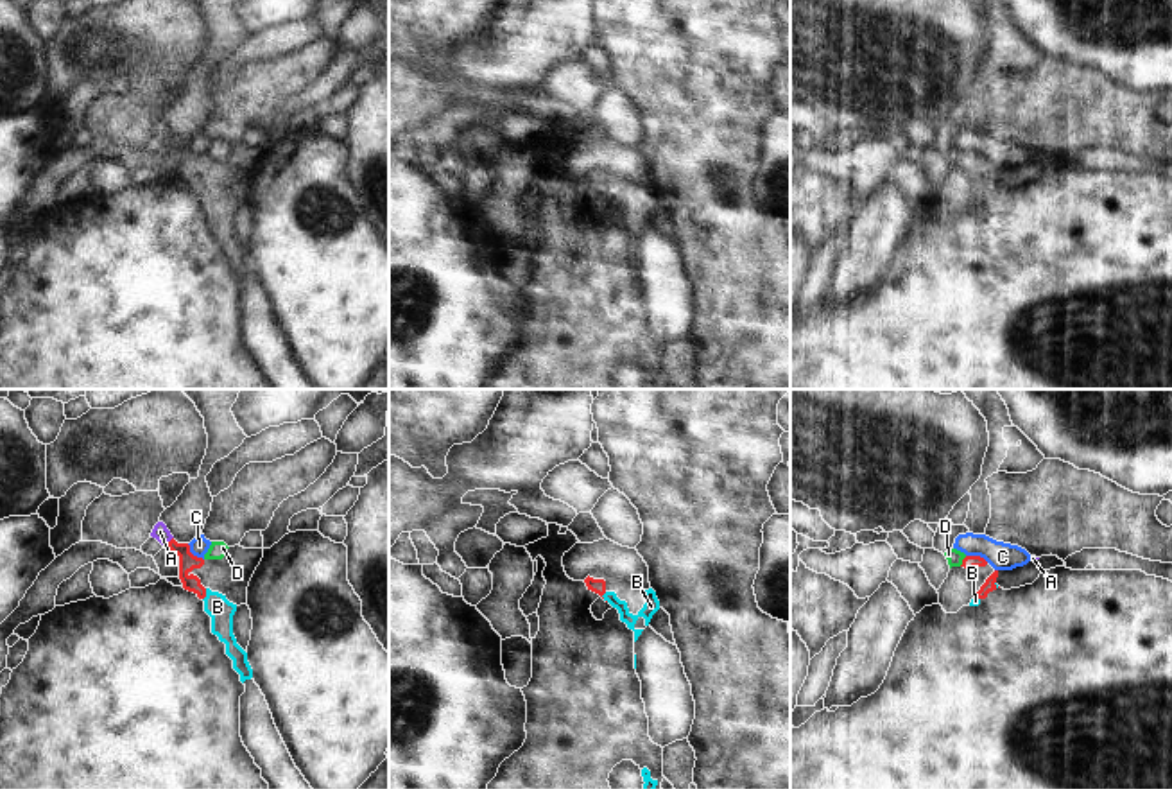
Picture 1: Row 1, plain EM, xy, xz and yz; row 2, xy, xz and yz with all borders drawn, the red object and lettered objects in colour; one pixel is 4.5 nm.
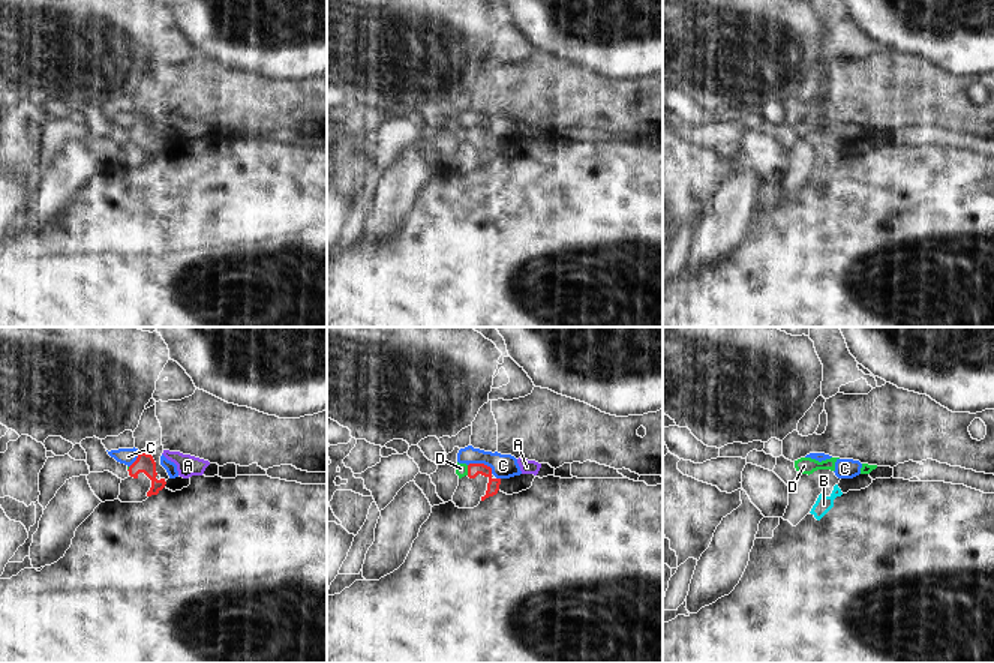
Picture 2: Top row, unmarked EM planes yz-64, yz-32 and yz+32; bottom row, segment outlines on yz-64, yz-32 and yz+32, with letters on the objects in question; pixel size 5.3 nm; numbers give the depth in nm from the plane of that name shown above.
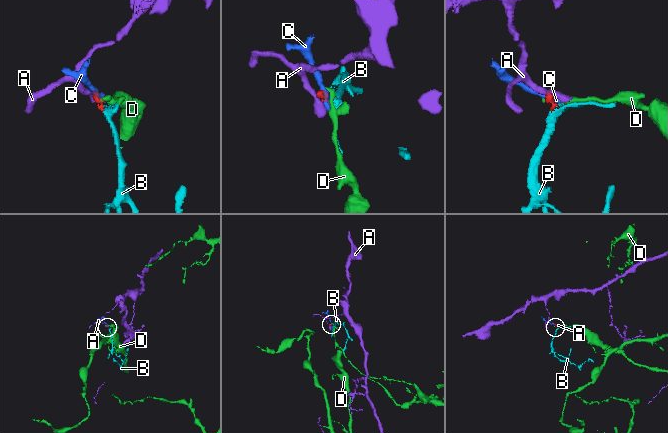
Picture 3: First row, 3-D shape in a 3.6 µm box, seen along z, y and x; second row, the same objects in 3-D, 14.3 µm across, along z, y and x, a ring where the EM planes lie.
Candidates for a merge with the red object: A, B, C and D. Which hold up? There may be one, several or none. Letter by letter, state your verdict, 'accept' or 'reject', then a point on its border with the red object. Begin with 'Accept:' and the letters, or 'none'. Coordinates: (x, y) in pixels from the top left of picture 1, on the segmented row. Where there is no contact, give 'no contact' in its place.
Accept: B
A: reject; contact xy (169, 542)
B: accept; contact xy (205, 594)
C: reject; contact xy (192, 554)
D: reject; contact yz (963, 562)

